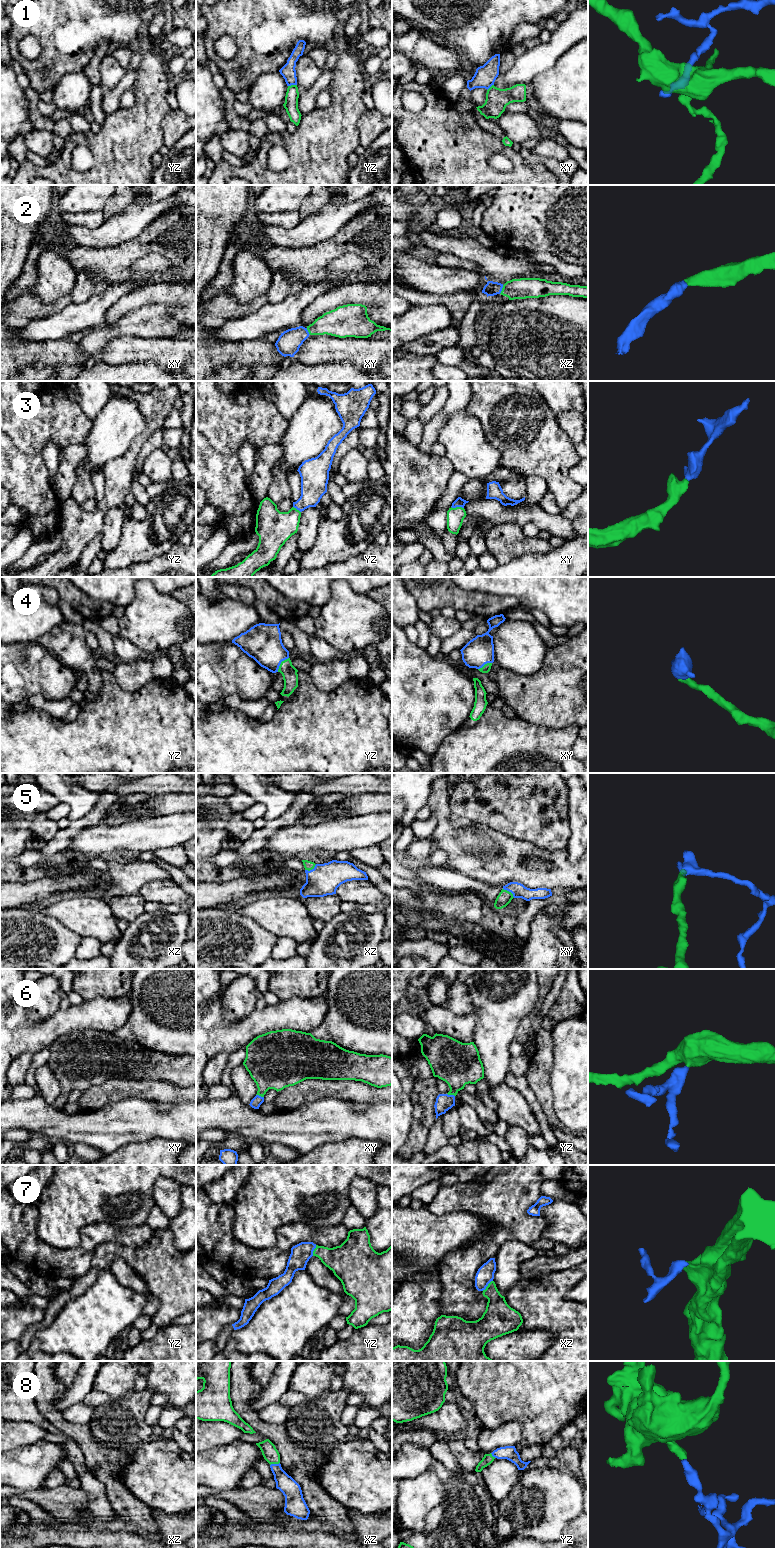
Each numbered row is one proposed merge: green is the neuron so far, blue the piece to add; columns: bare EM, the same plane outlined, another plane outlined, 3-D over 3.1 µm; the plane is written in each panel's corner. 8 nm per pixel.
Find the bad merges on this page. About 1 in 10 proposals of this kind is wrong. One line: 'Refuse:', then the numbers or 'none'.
Refuse: 1

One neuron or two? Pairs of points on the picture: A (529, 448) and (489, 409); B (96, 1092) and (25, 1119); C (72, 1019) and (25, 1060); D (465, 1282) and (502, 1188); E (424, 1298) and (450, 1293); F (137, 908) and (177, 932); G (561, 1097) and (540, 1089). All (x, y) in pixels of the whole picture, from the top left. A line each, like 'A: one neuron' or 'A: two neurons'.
A: one neuron
B: two neurons
C: two neurons
D: one neuron
E: two neurons
F: two neurons
G: two neurons

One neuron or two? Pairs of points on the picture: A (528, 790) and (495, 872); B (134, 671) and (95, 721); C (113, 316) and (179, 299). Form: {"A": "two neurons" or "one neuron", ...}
{"A": "two neurons", "B": "two neurons", "C": "one neuron"}

